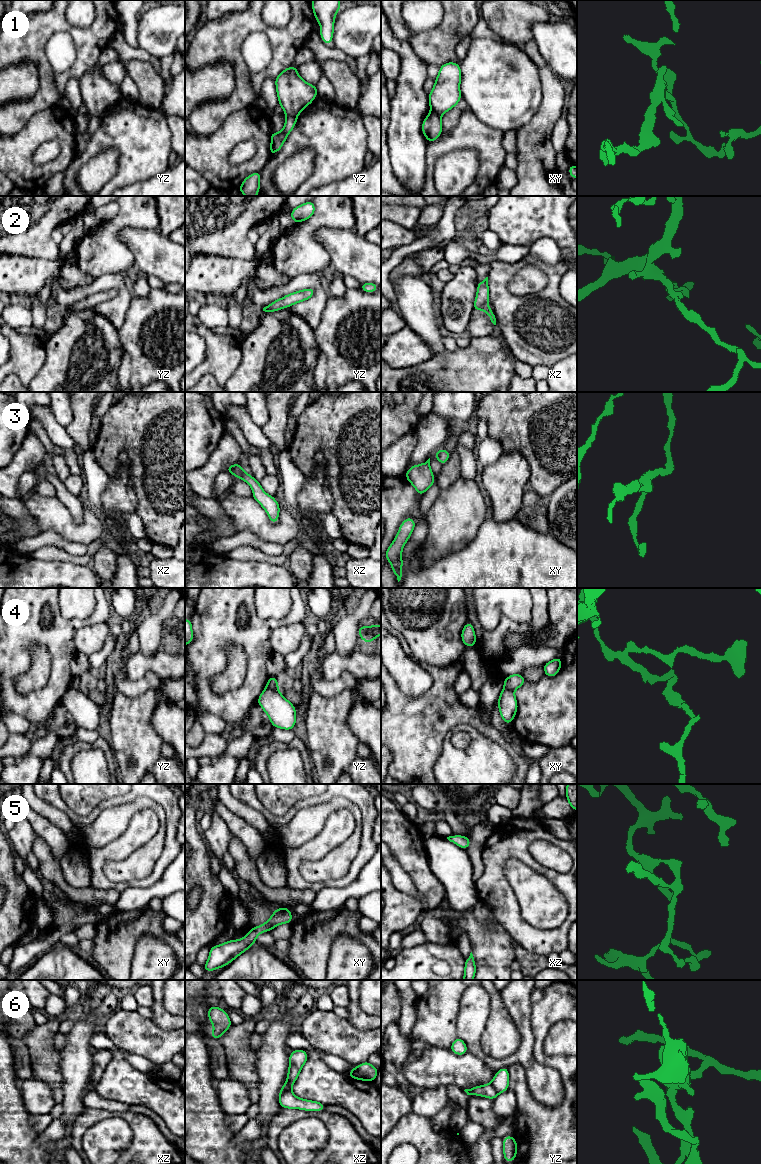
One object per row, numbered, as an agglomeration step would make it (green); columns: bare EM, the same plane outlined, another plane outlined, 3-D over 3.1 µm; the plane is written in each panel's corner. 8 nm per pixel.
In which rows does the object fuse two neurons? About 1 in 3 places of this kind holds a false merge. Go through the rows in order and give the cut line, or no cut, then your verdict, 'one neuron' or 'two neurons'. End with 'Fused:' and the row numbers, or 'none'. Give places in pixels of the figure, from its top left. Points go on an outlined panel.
1: cut in yz along (286, 114), (296, 117); two neurons
2: no cut; one neuron
3: no cut; one neuron
4: cut in yz along (266, 686), (277, 689); two neurons
5: no cut; one neuron
6: cut in xz along (290, 1090), (284, 1091), (279, 1096); two neurons
Fused: 1, 4, 6

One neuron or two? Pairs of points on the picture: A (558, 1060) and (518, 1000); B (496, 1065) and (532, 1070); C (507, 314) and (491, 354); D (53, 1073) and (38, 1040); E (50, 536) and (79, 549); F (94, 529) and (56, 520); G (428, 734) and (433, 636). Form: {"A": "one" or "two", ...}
{"A": "two", "B": "one", "C": "two", "D": "one", "E": "one", "F": "one", "G": "two"}

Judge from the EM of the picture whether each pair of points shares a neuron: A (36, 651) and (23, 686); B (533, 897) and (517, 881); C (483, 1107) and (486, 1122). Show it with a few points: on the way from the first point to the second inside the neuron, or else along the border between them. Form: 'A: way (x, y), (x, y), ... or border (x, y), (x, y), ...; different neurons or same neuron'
A: way (37, 660), (37, 672), (32, 677); same neuron
B: way (529, 893), (521, 885); same neuron
C: way (483, 1111), (486, 1118); same neuron

